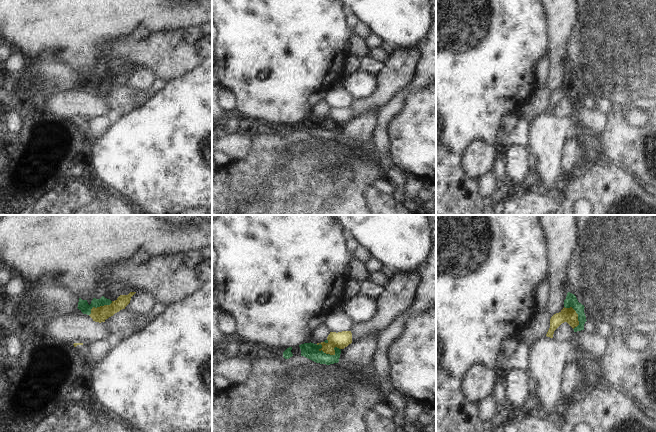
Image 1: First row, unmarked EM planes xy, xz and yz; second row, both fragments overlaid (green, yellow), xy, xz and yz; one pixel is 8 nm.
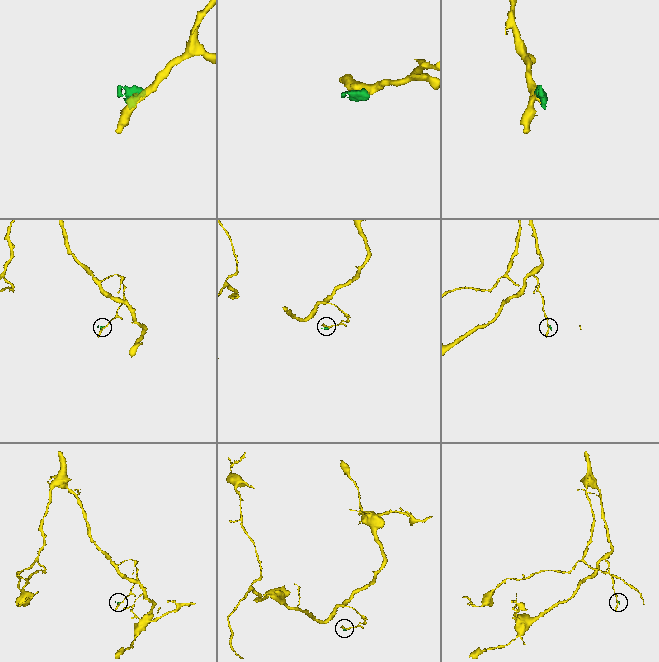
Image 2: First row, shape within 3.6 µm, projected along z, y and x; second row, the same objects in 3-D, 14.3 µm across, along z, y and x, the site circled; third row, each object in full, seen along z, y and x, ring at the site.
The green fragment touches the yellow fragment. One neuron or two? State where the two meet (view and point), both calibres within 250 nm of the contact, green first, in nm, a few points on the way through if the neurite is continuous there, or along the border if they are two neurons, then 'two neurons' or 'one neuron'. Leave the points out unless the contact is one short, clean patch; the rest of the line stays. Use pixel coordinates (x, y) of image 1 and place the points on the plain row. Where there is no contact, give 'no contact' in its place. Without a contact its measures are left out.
xz (329, 130) | 130/130 nm | along xz (316, 120), (330, 130), (335, 123), (340, 125) | two neurons

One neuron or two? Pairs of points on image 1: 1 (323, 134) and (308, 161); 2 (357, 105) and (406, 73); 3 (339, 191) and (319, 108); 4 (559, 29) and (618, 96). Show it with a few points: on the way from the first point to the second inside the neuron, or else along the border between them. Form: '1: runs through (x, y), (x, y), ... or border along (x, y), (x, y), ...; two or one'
1: runs through (316, 141), (308, 149), (308, 154); one
2: runs through (369, 103), (374, 101), (394, 81); one
3: border along (310, 118), (316, 120); two
4: border along (577, 18), (568, 40), (568, 64); two

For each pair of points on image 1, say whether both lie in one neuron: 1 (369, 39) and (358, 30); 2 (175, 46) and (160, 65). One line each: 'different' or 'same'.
1: same
2: same

